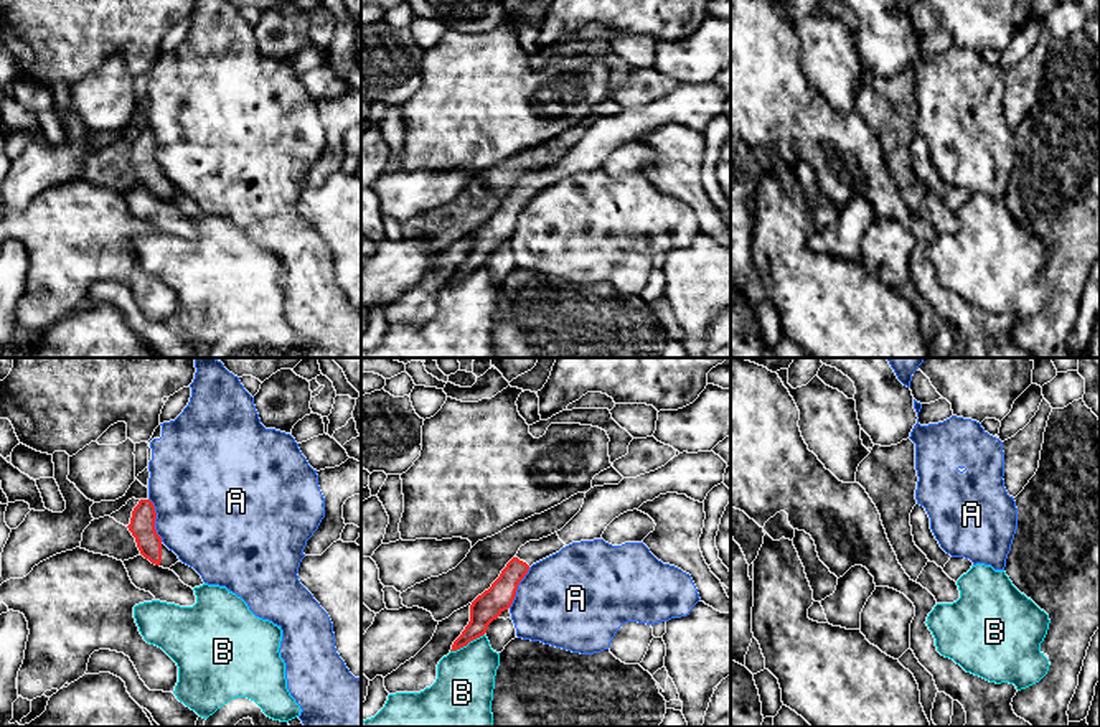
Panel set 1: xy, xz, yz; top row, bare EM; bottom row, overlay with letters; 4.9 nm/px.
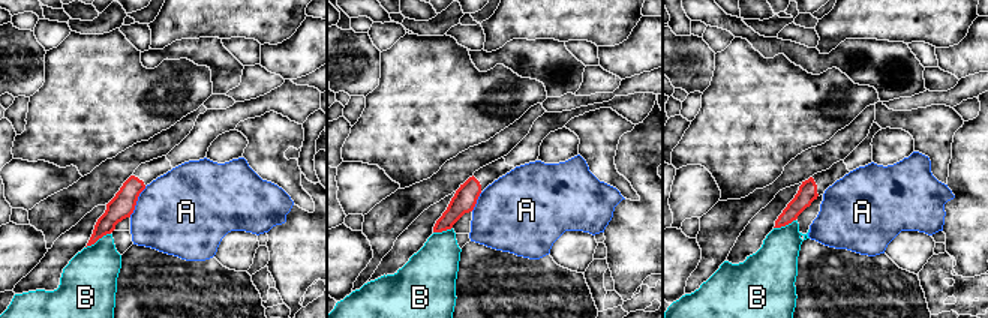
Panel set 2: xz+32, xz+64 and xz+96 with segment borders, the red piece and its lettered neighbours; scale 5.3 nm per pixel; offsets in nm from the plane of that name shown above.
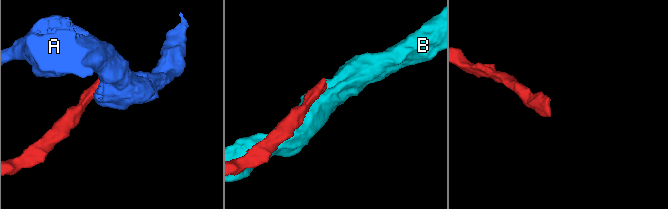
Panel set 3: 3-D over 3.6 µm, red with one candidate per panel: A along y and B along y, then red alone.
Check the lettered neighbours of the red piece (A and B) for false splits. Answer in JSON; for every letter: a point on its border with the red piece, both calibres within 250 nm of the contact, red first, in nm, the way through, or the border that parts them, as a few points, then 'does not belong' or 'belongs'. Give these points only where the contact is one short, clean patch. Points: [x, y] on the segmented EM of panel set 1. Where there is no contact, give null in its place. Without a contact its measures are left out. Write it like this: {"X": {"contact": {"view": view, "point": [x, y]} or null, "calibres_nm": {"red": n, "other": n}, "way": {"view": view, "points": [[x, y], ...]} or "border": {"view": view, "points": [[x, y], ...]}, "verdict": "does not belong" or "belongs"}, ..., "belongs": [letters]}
{"A": {"contact": {"view": "xy", "point": [155, 518]}, "calibres_nm": {"red": 130, "other": 500}, "border": {"view": "xy", "points": [[149, 498], [155, 513], [155, 533], [162, 541]]}, "verdict": "does not belong"}, "B": {"contact": {"view": "xz", "point": [467, 643]}, "calibres_nm": {"red": 140, "other": 300}, "verdict": "does not belong"}, "belongs": []}

